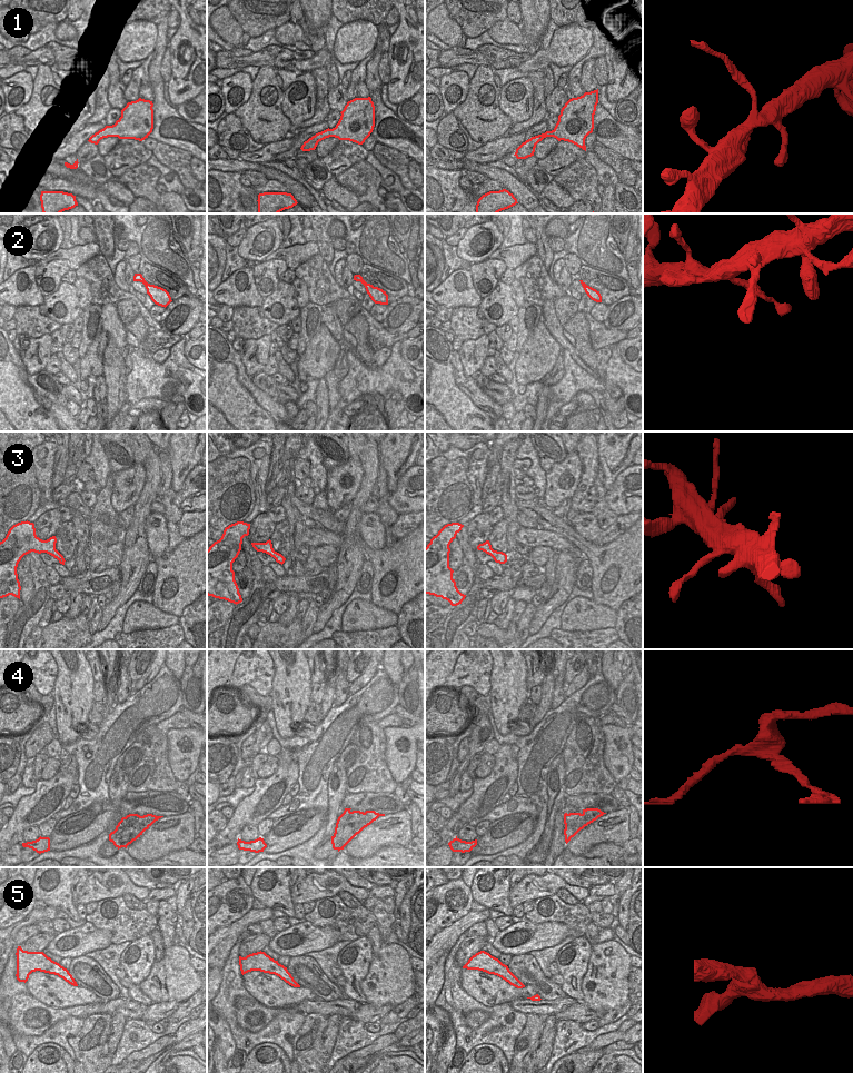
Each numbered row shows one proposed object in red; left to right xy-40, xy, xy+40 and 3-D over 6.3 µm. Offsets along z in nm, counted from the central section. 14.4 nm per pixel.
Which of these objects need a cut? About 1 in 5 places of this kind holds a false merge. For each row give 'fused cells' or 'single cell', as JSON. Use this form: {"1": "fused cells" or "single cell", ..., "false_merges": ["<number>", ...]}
{"1": "single cell", "2": "single cell", "3": "single cell", "4": "fused cells", "5": "single cell", "false_merges": ["4"]}

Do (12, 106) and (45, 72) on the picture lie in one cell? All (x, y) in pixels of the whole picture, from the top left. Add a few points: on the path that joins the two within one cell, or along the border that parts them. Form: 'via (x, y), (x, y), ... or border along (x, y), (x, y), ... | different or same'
border along (33, 80), (32, 95), (20, 108) | different

